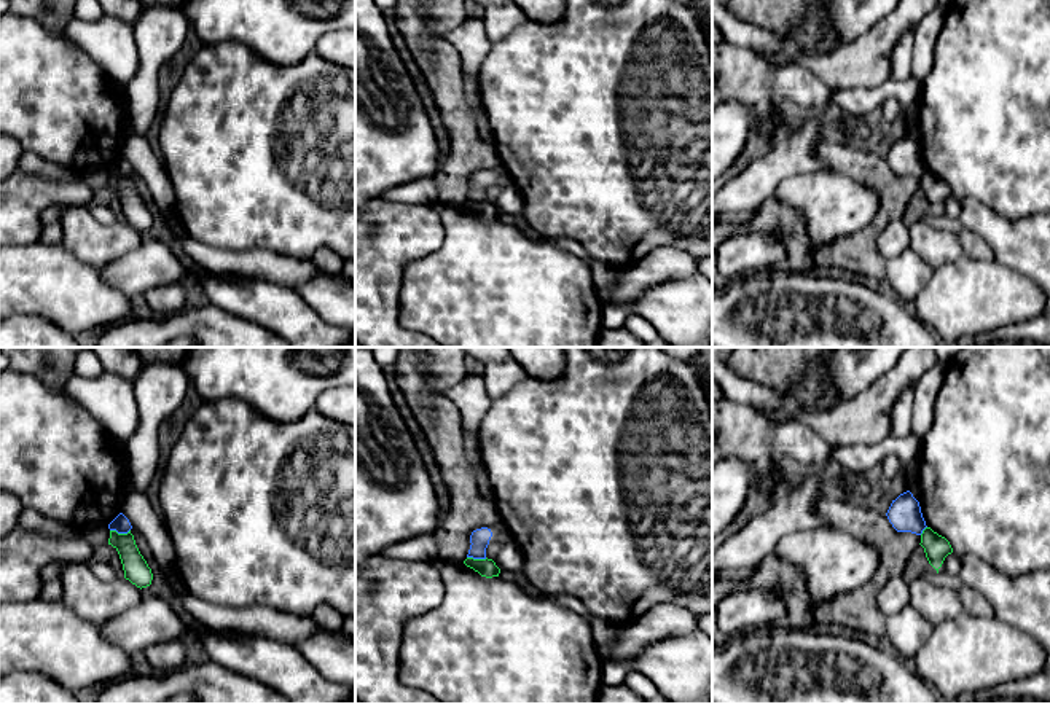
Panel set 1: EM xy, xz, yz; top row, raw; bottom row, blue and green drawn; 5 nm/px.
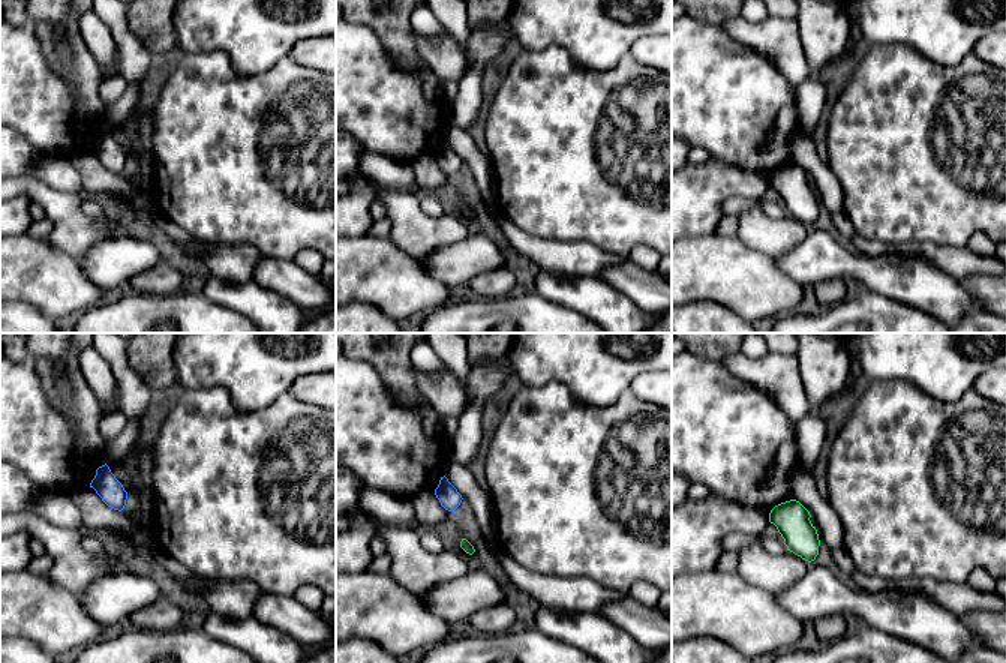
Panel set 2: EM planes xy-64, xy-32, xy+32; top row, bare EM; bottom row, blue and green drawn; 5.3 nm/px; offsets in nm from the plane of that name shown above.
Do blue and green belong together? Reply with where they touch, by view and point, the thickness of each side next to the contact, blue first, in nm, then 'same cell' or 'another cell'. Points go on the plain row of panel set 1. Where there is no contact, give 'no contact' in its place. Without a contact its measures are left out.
xy (120, 176) | 90/130 nm | another cell

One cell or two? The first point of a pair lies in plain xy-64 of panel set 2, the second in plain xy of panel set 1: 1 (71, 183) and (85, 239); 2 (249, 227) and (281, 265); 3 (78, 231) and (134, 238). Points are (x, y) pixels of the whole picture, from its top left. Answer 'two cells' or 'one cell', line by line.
1: two cells
2: two cells
3: one cell

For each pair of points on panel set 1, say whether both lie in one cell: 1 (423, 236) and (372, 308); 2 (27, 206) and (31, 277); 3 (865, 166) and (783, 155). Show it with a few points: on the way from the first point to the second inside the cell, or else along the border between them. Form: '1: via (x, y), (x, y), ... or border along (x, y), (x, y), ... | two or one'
1: via (403, 250), (372, 282), (372, 289) | one
2: border along (37, 239), (16, 246) | two
3: border along (818, 153), (827, 169) | two

